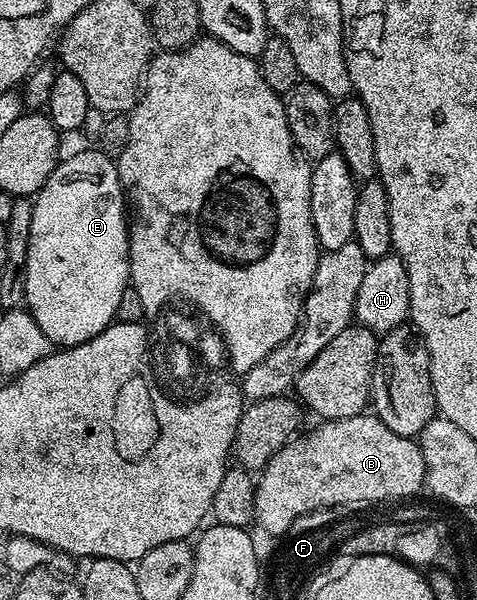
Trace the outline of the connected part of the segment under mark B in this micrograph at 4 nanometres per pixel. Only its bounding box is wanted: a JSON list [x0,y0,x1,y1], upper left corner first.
[258,413,422,528]

